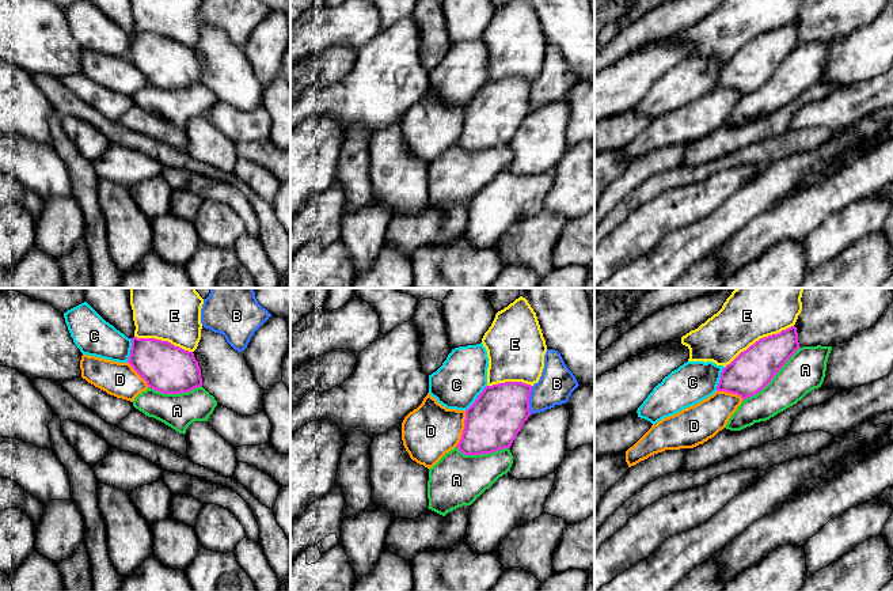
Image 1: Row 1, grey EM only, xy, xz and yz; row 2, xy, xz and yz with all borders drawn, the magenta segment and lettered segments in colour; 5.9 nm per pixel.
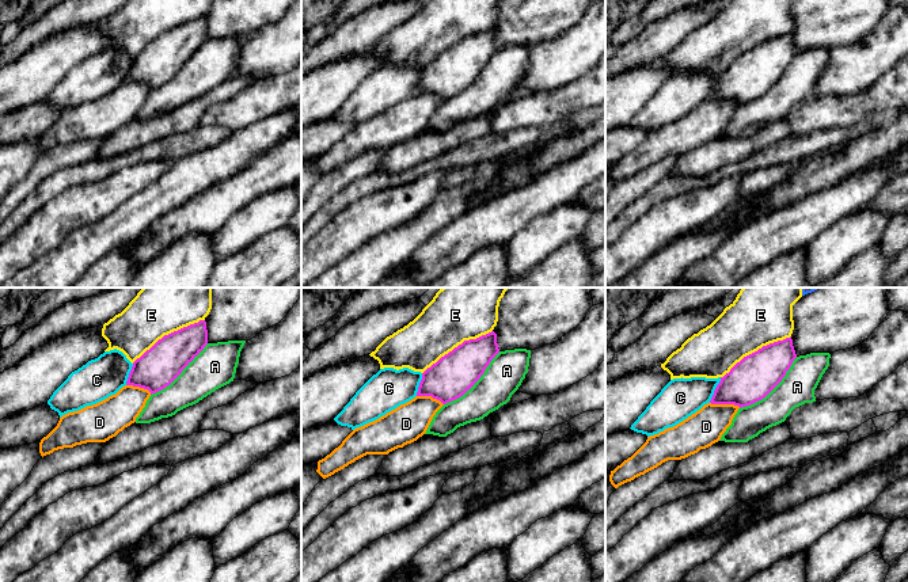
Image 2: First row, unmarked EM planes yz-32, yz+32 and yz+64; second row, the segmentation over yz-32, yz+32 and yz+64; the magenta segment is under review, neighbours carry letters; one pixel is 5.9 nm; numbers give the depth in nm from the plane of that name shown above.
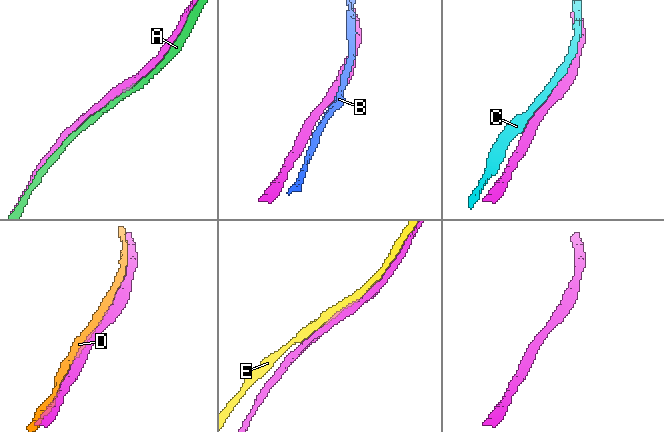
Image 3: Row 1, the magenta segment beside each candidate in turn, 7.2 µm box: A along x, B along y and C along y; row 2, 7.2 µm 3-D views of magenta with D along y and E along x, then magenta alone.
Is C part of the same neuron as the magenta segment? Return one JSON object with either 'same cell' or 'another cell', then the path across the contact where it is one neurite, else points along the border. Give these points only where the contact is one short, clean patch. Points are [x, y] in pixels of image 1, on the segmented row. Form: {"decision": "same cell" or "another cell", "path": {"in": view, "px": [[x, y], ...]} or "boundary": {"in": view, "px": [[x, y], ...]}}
{"decision": "another cell"}

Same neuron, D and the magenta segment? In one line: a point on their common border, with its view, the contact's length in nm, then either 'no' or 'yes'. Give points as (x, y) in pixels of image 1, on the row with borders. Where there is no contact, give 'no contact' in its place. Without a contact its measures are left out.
xz (464, 428) | 220 nm | no

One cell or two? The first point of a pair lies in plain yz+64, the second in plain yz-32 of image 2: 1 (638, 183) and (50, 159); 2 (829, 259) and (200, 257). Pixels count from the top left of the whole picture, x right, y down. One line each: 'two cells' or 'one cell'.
1: one cell
2: two cells

